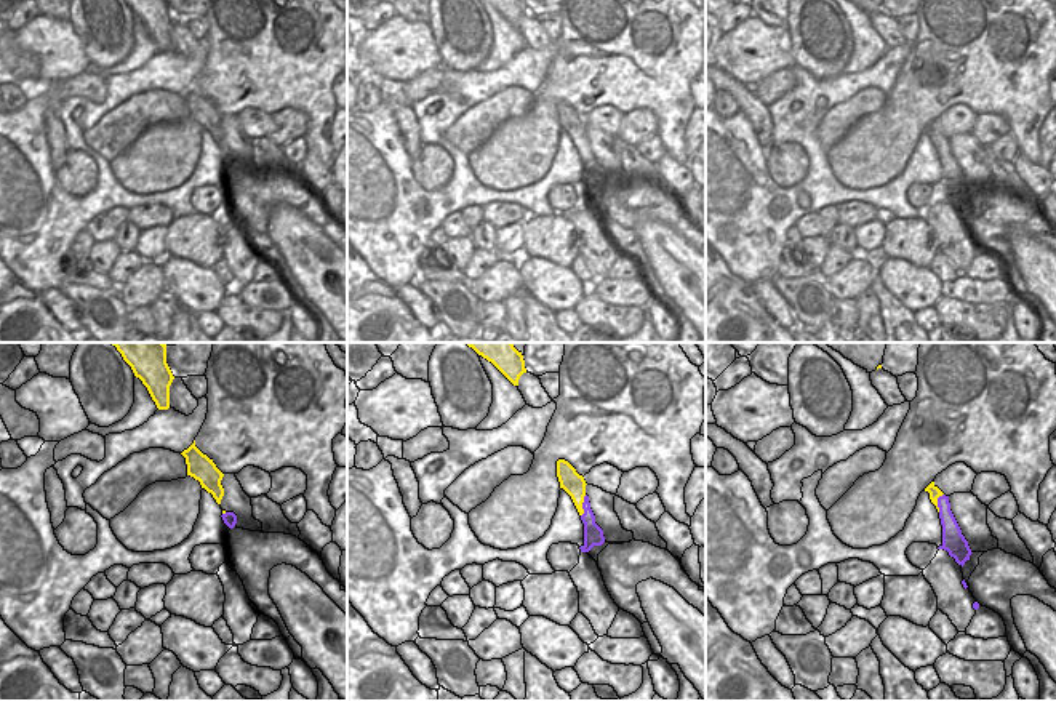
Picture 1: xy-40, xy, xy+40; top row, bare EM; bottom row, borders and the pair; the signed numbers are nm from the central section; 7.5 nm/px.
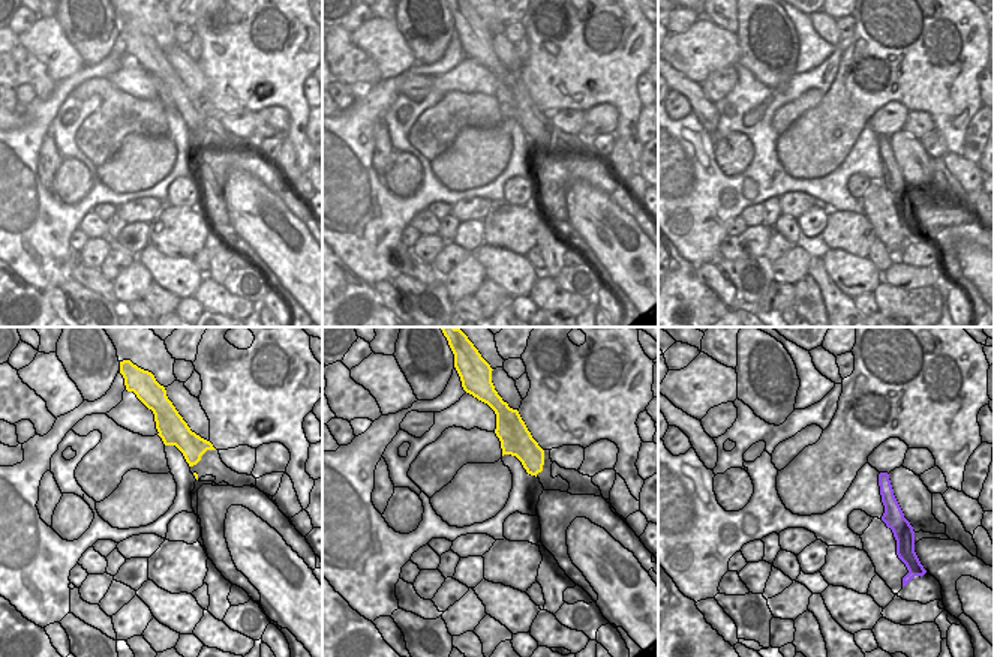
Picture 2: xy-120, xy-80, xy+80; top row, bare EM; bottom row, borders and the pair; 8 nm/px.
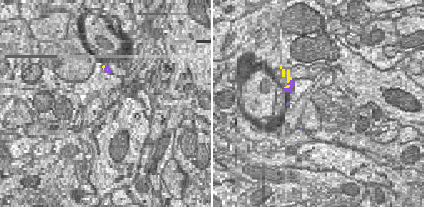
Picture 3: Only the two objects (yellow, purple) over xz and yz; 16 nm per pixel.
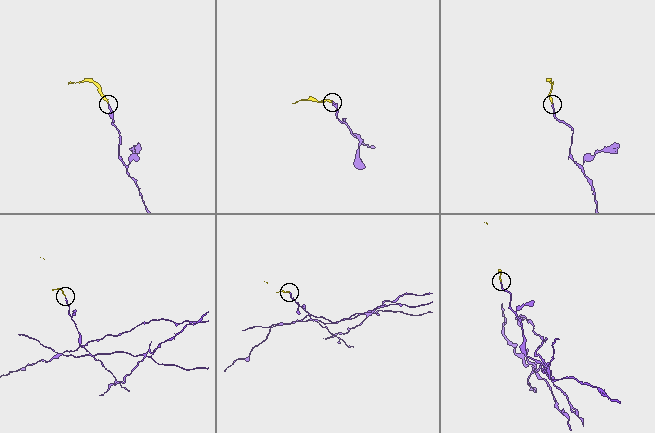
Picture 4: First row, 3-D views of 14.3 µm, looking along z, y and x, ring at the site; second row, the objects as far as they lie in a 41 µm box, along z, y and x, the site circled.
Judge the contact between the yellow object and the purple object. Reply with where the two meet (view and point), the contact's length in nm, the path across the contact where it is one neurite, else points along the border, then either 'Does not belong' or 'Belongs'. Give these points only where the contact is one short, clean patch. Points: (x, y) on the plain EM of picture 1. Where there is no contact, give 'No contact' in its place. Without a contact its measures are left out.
Touches yellow at xy (581, 148). Shared border 170 nm. Boundary: xy (586, 136), (581, 157). Does not belong

